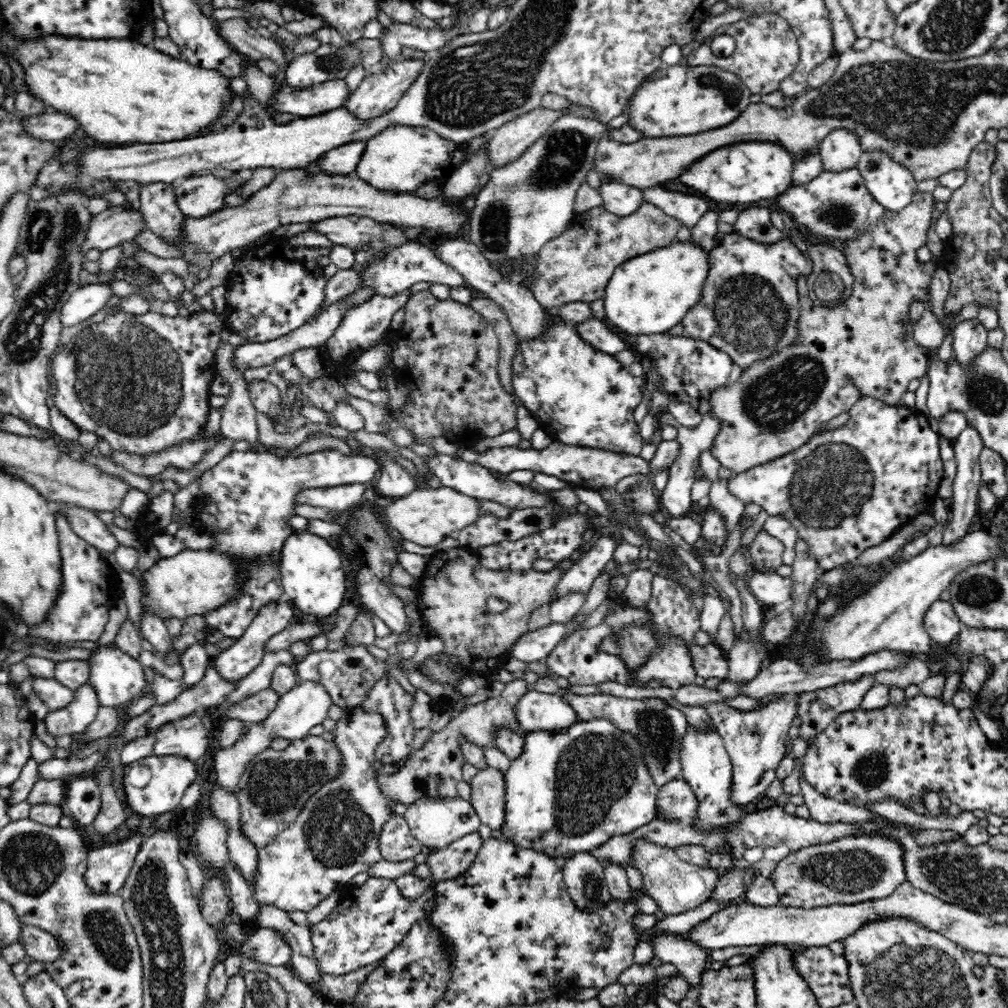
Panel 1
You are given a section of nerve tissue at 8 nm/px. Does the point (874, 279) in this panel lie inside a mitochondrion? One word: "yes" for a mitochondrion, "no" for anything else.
no

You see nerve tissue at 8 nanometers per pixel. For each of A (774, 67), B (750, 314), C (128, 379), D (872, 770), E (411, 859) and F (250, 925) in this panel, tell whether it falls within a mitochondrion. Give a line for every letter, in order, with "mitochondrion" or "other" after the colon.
A: other
B: mitochondrion
C: mitochondrion
D: mitochondrion
E: other
F: other

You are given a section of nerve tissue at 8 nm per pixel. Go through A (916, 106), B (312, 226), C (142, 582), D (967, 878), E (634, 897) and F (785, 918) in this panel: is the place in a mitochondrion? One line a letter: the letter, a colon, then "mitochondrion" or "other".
A: mitochondrion
B: other
C: other
D: mitochondrion
E: other
F: other

